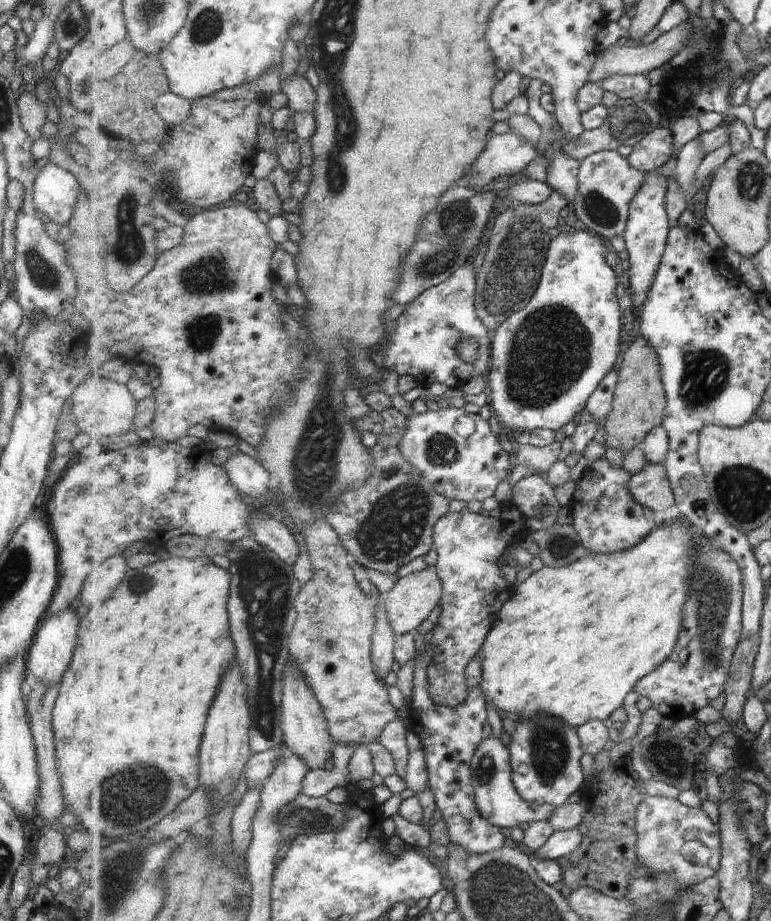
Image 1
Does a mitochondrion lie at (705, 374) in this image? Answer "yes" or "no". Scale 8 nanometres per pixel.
yes

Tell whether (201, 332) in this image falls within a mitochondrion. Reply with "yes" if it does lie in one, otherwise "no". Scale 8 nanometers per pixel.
yes

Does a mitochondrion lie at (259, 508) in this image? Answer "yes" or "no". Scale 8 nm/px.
no

